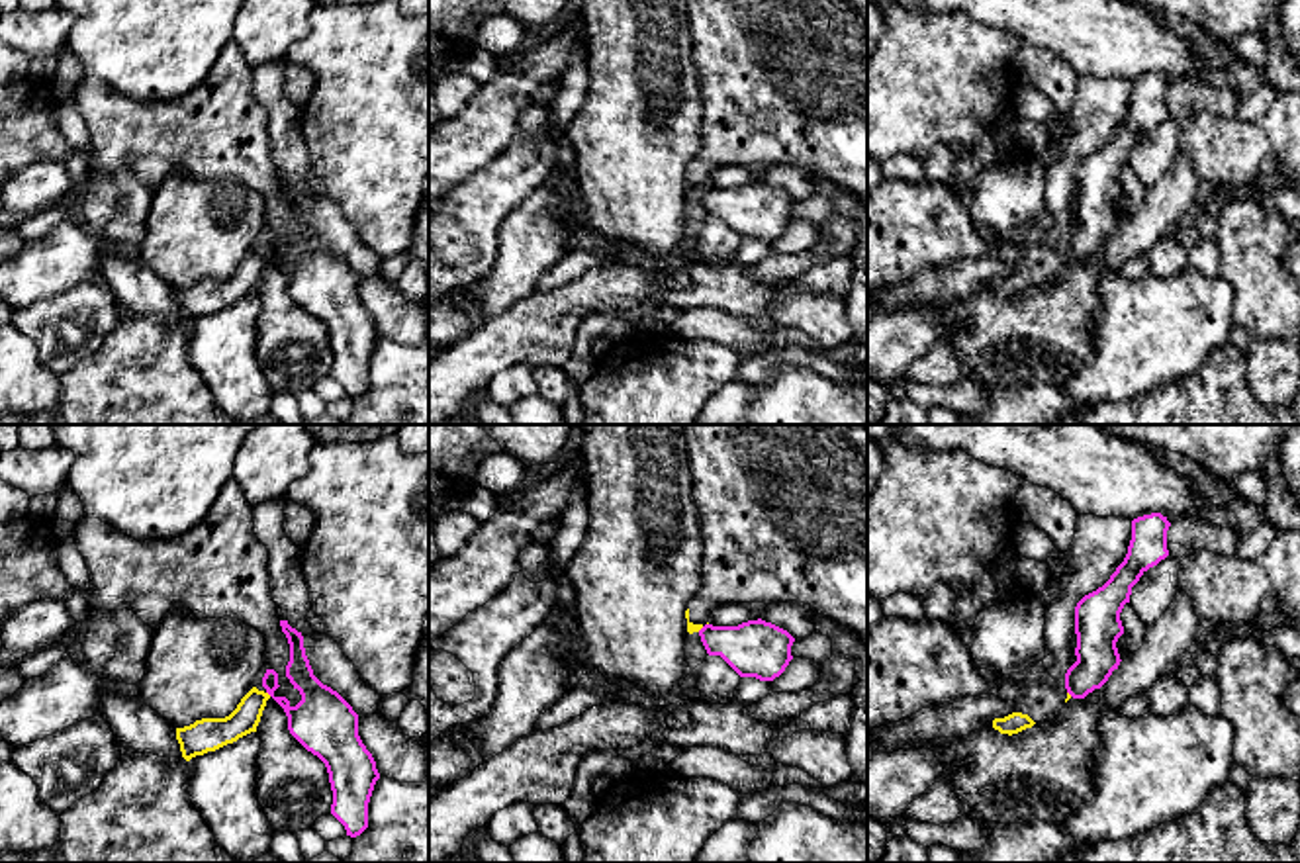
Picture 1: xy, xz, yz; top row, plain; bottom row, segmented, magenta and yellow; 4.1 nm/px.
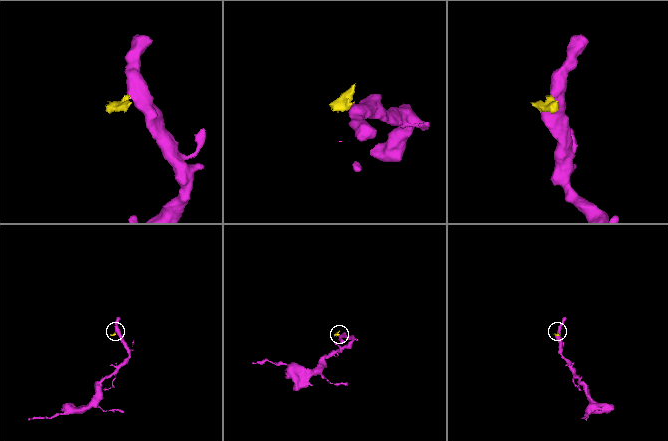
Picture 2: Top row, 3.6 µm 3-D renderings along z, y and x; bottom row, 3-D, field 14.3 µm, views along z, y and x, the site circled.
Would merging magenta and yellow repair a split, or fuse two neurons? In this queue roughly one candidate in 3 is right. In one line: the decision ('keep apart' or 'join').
keep apart

